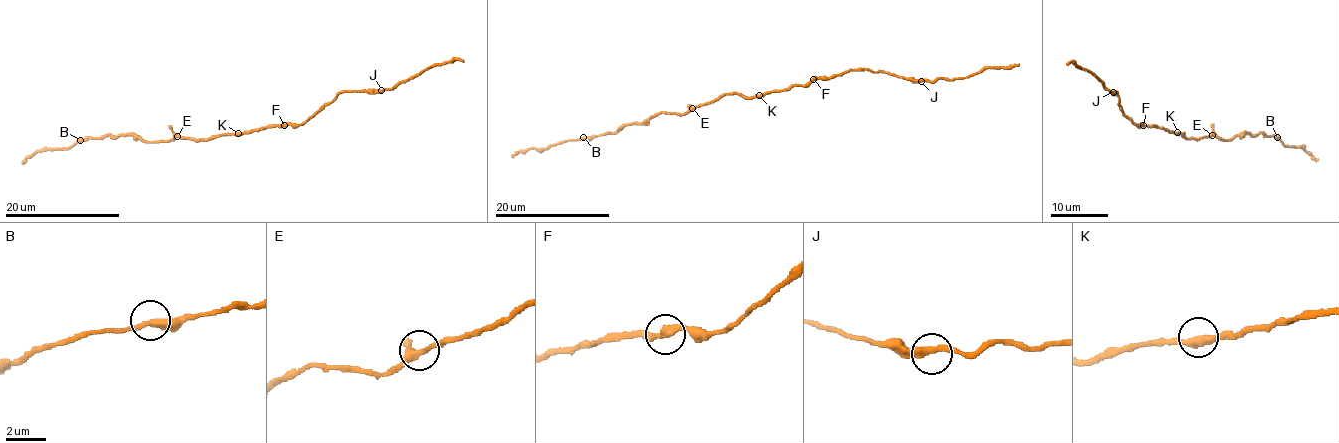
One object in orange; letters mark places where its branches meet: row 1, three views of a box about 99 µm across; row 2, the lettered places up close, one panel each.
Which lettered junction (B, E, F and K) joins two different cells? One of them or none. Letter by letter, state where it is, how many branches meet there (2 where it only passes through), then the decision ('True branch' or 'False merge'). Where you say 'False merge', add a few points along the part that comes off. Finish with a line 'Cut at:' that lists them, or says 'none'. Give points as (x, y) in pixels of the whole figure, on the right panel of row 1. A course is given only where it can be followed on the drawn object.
B: Place: (1277, 137). Branches: 2. True branch
E: Place: (1212, 135). Branches: 3. True branch
F: Place: (1143, 125). Branches: 2. True branch
K: Place: (1177, 132). Branches: 2. True branch
Cut at: none

